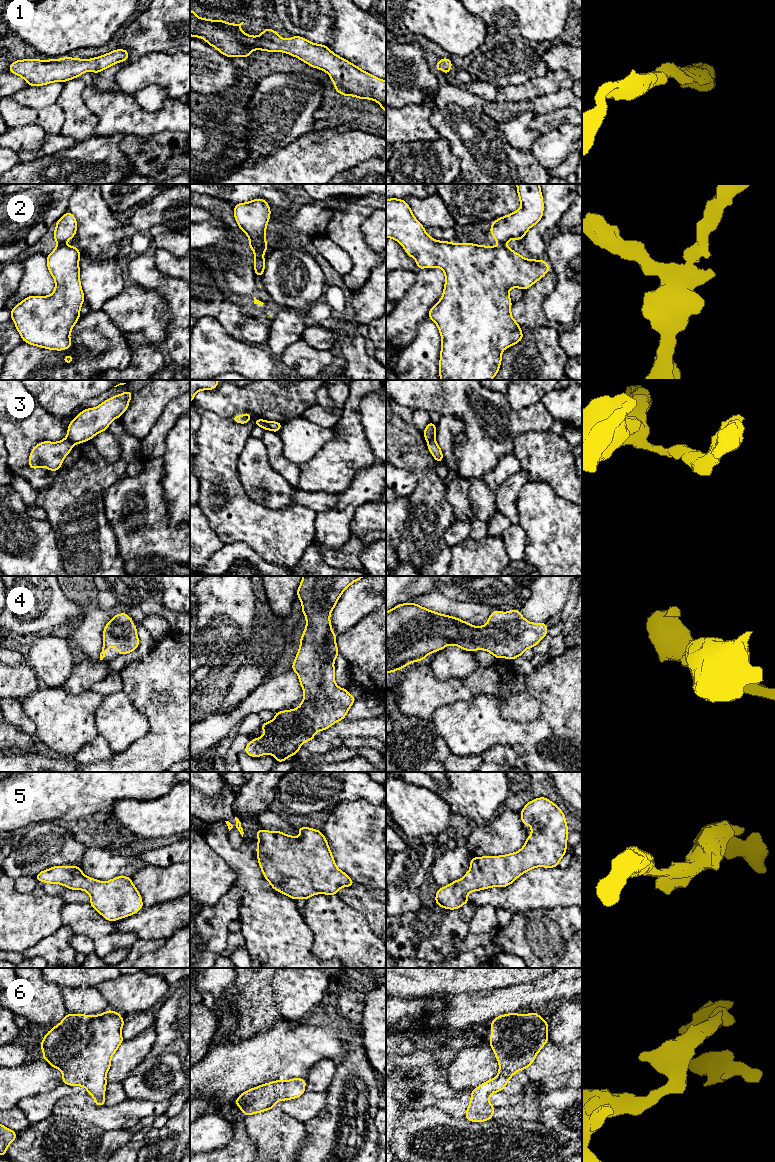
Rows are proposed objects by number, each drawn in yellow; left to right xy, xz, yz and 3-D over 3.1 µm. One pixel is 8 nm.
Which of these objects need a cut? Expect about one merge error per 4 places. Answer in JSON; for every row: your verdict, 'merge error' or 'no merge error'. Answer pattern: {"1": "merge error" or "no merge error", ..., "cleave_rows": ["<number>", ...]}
{"1": "no merge error", "2": "merge error", "3": "merge error", "4": "no merge error", "5": "no merge error", "6": "no merge error", "cleave_rows": ["2", "3"]}

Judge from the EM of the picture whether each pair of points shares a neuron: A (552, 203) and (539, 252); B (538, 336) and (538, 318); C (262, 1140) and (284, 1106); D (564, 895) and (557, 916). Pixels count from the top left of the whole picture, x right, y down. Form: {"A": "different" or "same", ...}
{"A": "same", "B": "different", "C": "different", "D": "different"}

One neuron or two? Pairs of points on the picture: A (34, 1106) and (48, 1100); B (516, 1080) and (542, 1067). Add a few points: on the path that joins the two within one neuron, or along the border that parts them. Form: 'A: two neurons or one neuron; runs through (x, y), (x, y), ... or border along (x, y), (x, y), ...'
A: one neuron; runs through (37, 1106), (45, 1103)
B: two neurons; border along (525, 1070), (530, 1080)

